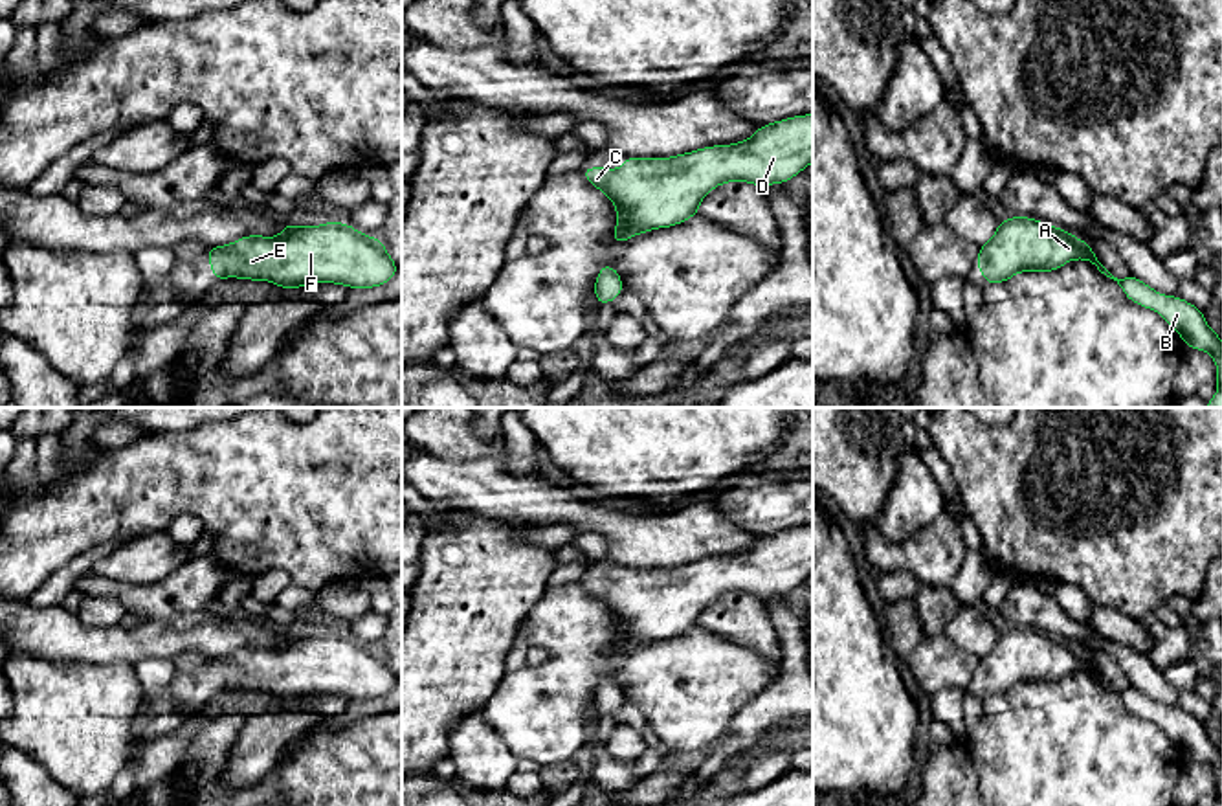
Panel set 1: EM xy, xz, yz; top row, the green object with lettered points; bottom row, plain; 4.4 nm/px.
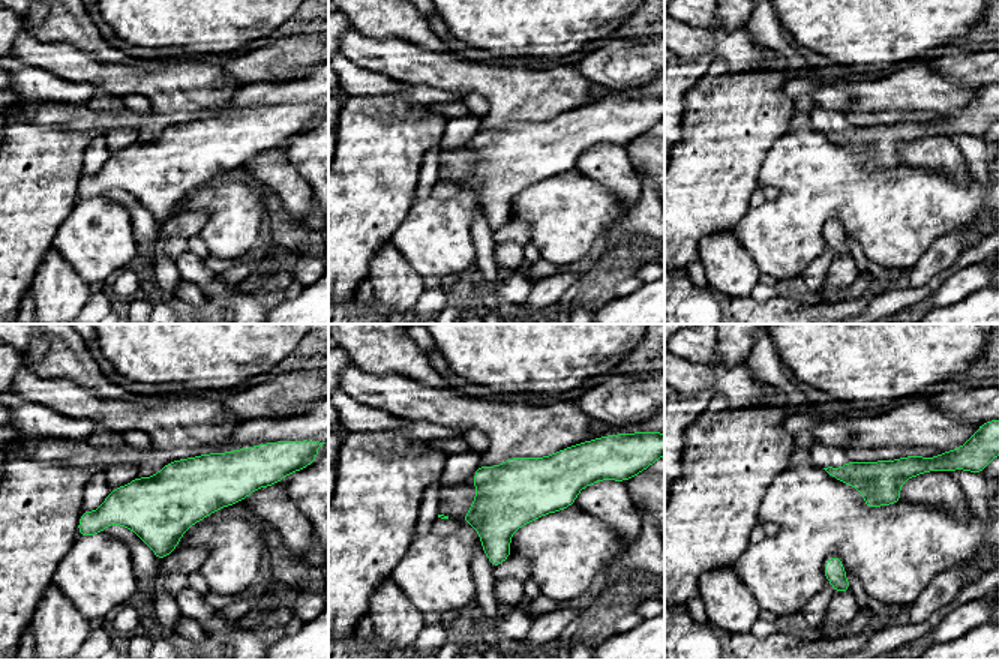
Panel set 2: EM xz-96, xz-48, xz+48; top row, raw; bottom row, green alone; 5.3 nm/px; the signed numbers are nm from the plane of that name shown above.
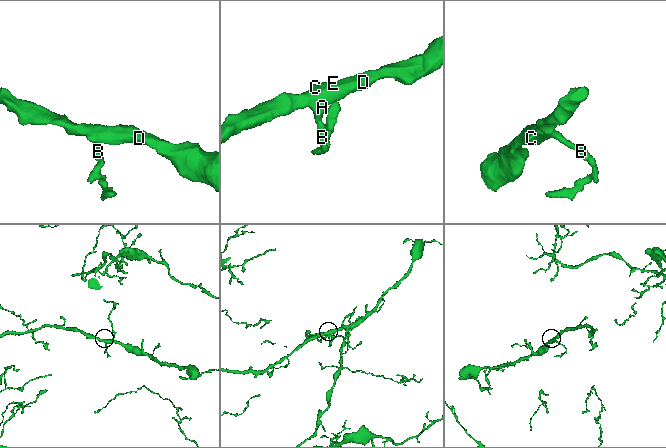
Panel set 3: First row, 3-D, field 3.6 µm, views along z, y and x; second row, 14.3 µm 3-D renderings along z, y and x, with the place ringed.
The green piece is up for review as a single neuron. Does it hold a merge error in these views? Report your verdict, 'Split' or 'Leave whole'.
Leave whole

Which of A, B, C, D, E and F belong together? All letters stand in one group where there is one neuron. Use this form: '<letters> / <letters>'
A B C D E F

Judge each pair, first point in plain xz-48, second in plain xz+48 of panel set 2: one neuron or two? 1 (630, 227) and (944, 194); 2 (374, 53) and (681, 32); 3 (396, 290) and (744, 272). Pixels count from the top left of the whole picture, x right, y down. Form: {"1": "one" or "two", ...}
{"1": "two", "2": "one", "3": "one"}

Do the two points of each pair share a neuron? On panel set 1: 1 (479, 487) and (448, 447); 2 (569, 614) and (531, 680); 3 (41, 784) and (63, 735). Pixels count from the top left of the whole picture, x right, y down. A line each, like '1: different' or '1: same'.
1: different
2: same
3: different

